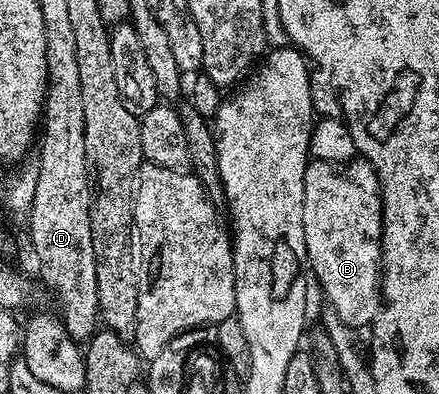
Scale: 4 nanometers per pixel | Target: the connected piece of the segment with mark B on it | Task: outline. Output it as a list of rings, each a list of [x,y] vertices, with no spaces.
[[[366,160],[350,162],[308,161],[305,168],[305,244],[310,273],[323,285],[330,309],[341,320],[341,324],[352,326],[360,322],[370,327],[379,315],[381,305],[381,267],[383,264],[383,195],[379,188],[379,177],[371,163]]]

